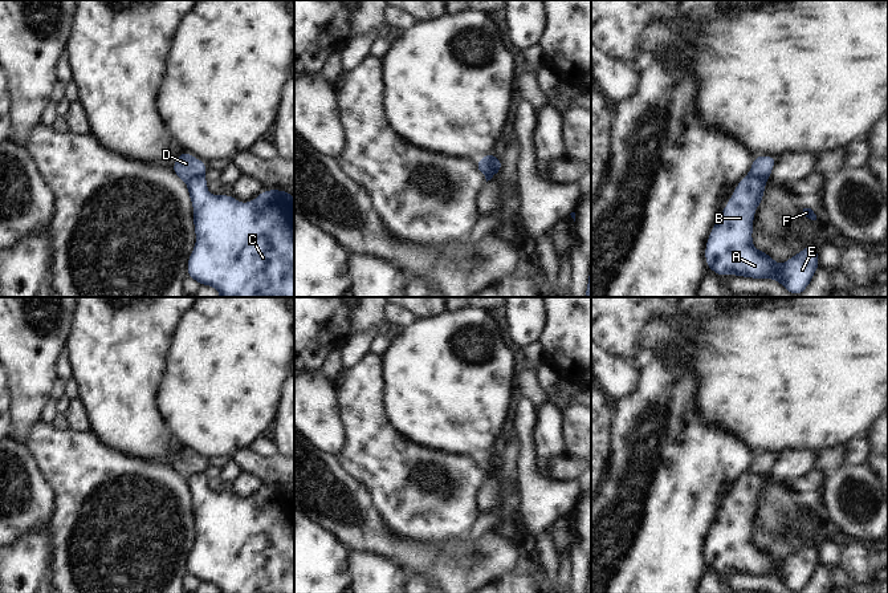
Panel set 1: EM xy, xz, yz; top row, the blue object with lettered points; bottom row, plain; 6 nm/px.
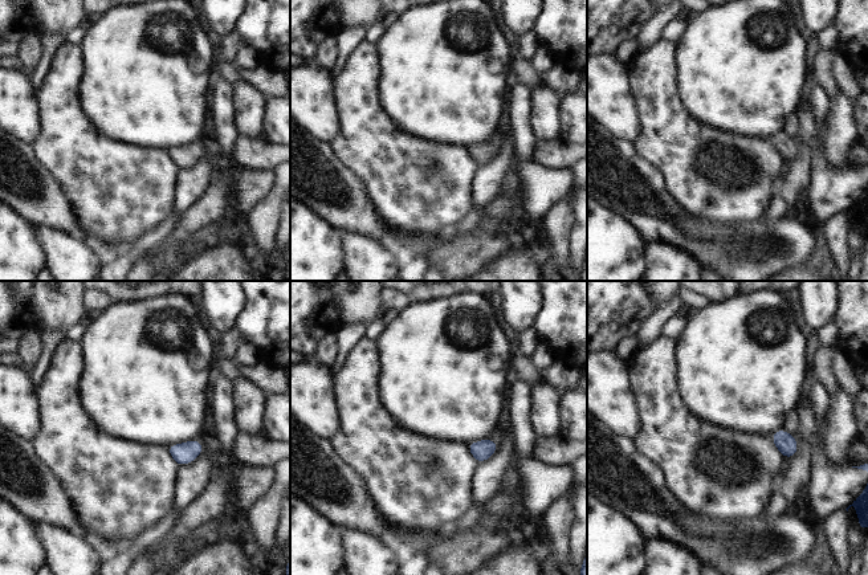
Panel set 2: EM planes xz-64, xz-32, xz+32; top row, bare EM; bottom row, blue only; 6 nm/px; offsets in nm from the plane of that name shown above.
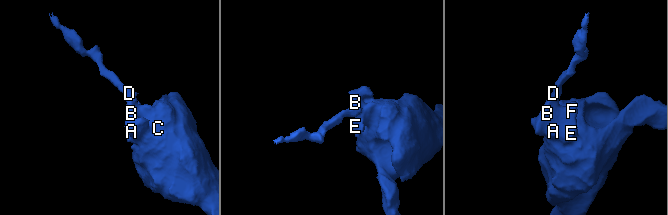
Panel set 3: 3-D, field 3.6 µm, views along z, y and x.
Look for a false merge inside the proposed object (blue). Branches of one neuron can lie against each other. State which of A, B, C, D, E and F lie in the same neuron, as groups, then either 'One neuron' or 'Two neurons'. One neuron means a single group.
Groups: A B C E F / D. Two neurons.

